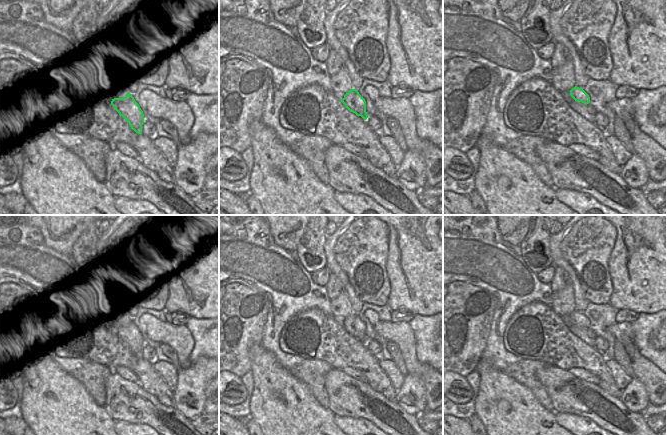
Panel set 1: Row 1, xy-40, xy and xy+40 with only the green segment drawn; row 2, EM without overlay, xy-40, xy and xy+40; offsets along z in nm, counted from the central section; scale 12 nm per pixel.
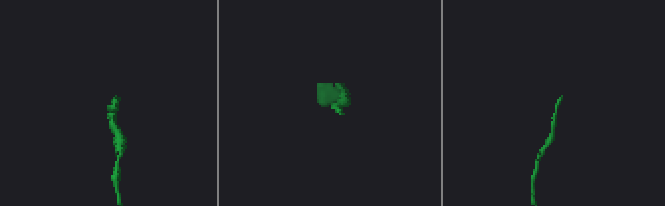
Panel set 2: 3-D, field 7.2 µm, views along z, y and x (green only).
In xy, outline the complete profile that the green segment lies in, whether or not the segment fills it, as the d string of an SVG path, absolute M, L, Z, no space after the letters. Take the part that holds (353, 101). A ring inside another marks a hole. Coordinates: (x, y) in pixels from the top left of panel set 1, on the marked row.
M351 89L340 101L349 111L355 113L357 116L361 116L364 120L368 118L369 115L366 112L366 101L359 94L358 90Z

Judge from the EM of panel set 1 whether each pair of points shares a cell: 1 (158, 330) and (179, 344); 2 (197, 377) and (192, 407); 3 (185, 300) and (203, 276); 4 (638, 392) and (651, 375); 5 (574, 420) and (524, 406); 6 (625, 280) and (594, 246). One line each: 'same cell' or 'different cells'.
1: same cell
2: same cell
3: same cell
4: different cells
5: different cells
6: different cells

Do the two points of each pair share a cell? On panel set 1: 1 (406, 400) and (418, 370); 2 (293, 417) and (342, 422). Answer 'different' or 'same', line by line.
1: different
2: different

